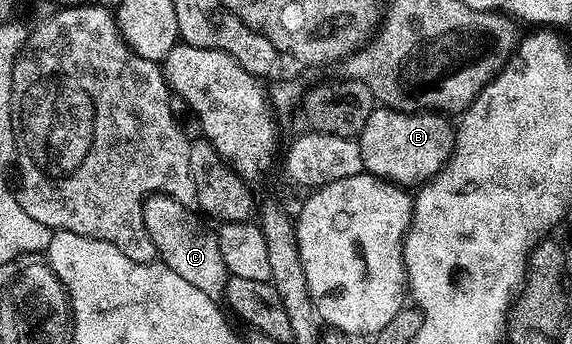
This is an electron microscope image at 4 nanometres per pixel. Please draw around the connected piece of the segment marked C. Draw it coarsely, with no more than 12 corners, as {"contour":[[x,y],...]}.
{"contour":[[168,194],[144,222],[162,264],[208,298],[229,272],[216,230]]}

